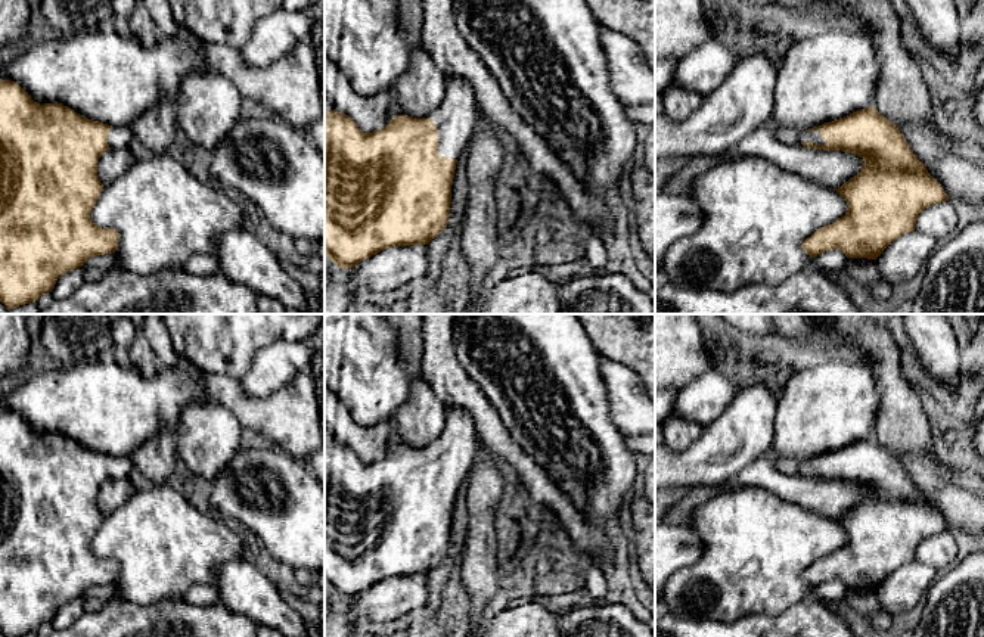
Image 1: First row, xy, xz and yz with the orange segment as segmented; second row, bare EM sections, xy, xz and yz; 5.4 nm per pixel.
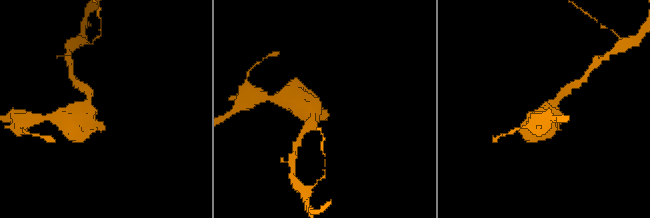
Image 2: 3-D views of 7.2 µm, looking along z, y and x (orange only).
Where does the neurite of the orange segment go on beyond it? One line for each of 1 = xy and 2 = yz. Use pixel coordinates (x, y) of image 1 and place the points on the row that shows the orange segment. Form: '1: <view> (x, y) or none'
1: xy (120, 137)
2: yz (788, 136)

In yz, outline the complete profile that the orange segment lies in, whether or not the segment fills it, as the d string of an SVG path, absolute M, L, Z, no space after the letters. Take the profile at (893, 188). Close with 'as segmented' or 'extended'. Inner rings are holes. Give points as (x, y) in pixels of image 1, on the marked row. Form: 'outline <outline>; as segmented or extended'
outline M873 106L808 130L788 127L772 130L785 145L851 152L865 161L857 175L834 189L848 205L845 215L804 240L803 249L811 258L829 249L839 249L847 258L876 260L891 242L915 230L916 220L925 208L949 201L943 186L910 150L898 127Z; extended

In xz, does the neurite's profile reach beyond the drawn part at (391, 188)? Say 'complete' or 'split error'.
split error

